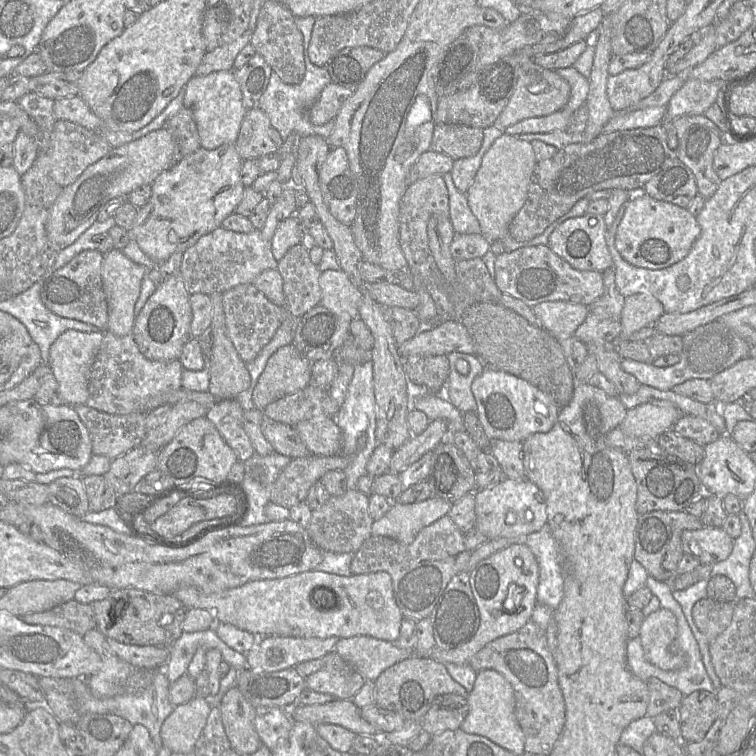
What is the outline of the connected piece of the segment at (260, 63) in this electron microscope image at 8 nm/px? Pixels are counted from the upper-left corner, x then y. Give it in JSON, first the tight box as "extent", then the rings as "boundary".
{"extent":[233,53,272,109],"boundary":[[[255,53],[243,67],[233,69],[234,77],[242,92],[242,103],[245,109],[257,107],[272,72],[272,68],[258,53]]]}

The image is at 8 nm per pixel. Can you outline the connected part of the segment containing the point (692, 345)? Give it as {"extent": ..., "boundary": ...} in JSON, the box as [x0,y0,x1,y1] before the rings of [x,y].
{"extent":[621,320,752,391],"boundary":[[[714,320],[684,334],[682,343],[683,347],[679,354],[679,361],[675,365],[657,367],[653,364],[623,358],[621,367],[625,372],[632,374],[640,384],[668,391],[690,379],[710,380],[713,376],[731,367],[741,359],[749,357],[752,347],[737,333],[726,327],[721,320]]]}

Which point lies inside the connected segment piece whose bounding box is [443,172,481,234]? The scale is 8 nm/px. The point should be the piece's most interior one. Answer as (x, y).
(463, 220)

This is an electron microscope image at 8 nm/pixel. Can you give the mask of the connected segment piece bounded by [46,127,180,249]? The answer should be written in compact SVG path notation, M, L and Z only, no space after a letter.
M164 127L112 148L104 157L88 166L75 182L63 188L51 208L46 223L49 240L61 249L71 245L96 222L99 211L109 200L129 195L142 185L151 185L163 171L178 161L178 145Z

